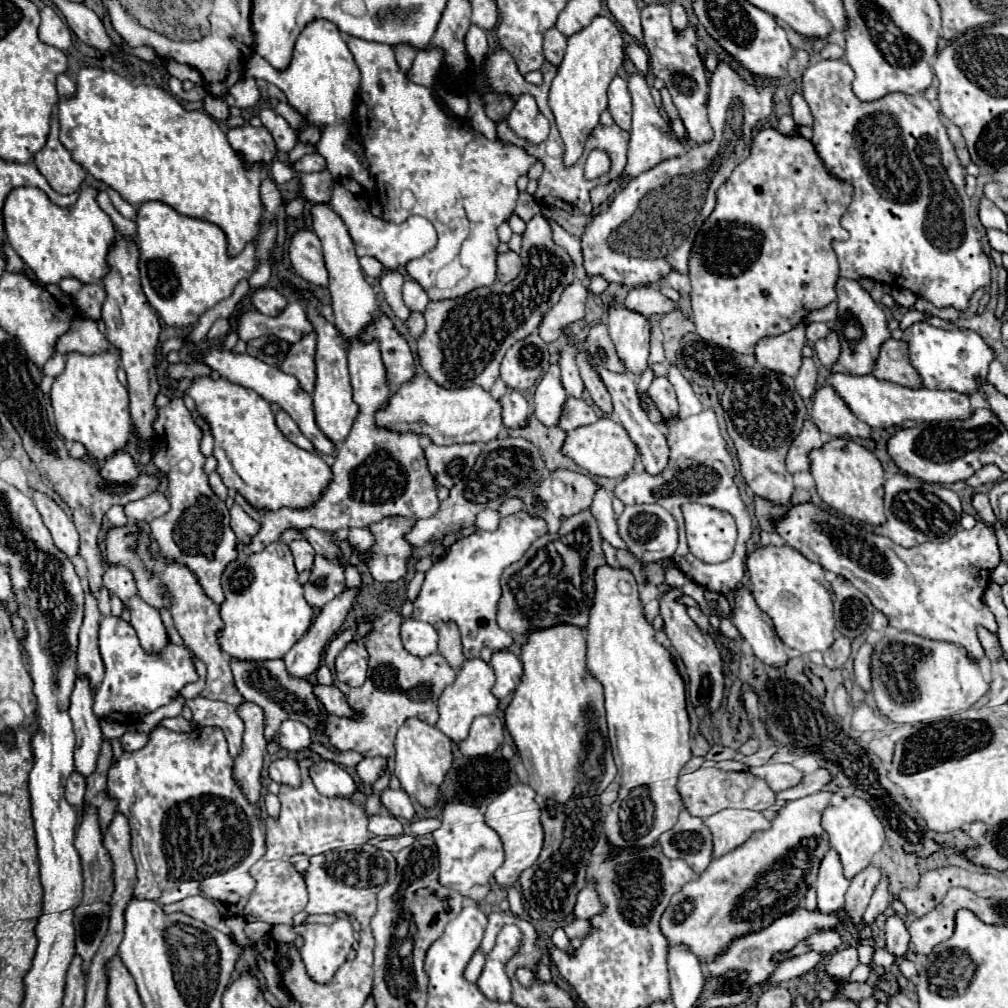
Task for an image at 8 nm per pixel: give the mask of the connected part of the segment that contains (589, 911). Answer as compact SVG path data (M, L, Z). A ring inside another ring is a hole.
M594 885L584 887L578 897L576 897L576 905L574 905L574 915L580 919L590 919L596 913L602 911L602 903L594 891Z

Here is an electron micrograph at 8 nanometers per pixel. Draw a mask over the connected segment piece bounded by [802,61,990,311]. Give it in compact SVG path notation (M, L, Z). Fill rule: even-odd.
M818 61L814 65L810 65L804 75L802 75L802 97L806 99L814 123L814 135L812 135L812 143L820 155L820 159L824 161L824 165L828 167L828 171L840 179L846 179L854 185L854 195L852 201L842 217L842 227L850 233L846 241L834 241L834 251L838 255L840 261L840 277L844 279L860 279L860 277L868 277L872 281L884 283L888 287L898 287L898 289L908 289L912 291L916 297L922 297L926 301L930 301L932 305L944 309L944 307L954 307L958 311L966 311L970 305L970 297L974 295L976 289L982 289L990 283L990 259L982 249L978 231L972 225L972 205L970 205L970 197L966 195L966 181L964 181L964 167L960 165L956 151L948 139L946 127L940 121L940 113L932 107L932 103L924 97L924 95L906 95L906 93L890 93L878 101L872 103L864 103L860 101L854 91L852 91L852 81L854 81L854 71L846 61Z

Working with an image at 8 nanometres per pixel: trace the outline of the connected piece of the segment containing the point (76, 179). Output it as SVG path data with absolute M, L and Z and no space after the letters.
M56 113L50 119L48 141L44 149L40 149L40 153L34 155L32 161L38 167L38 171L46 177L50 187L62 195L78 191L86 177L84 167L78 161L72 161L72 153L68 153L68 149L60 145Z

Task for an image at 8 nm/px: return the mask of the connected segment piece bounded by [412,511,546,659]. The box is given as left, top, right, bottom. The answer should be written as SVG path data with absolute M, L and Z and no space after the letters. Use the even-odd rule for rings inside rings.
M518 511L500 519L496 531L474 531L468 537L458 539L428 571L422 589L414 601L412 617L432 625L454 621L462 633L464 657L478 657L482 647L506 649L512 645L512 637L496 623L496 603L500 599L500 575L502 571L520 561L526 549L546 533L542 519L530 517L526 511Z

